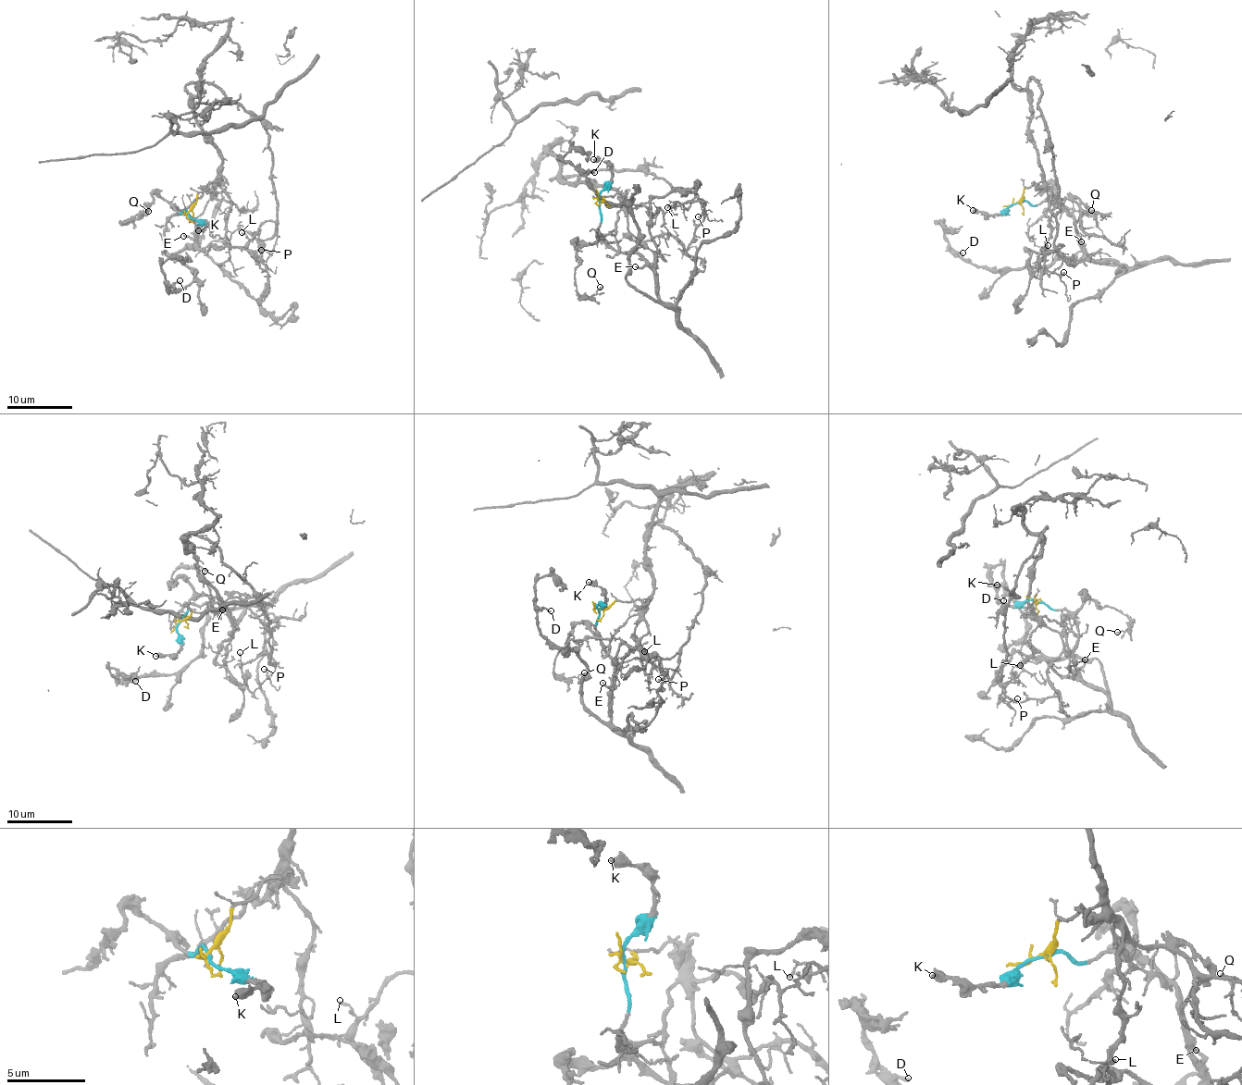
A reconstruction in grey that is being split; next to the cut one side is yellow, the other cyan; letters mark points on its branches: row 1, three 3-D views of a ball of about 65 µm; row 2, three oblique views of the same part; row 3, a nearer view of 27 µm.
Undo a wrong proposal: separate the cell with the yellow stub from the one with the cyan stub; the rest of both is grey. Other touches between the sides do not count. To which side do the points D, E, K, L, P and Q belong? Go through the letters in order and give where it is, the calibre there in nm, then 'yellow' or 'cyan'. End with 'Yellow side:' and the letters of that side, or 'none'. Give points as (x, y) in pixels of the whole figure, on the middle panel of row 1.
D: (594, 172) | 150 nm | cyan
E: (635, 266) | 170 nm | cyan
K: (593, 159) | 500 nm | cyan
L: (667, 207) | 130 nm | yellow
P: (698, 216) | 170 nm | yellow
Q: (600, 287) | 150 nm | cyan
Yellow side: L, P

